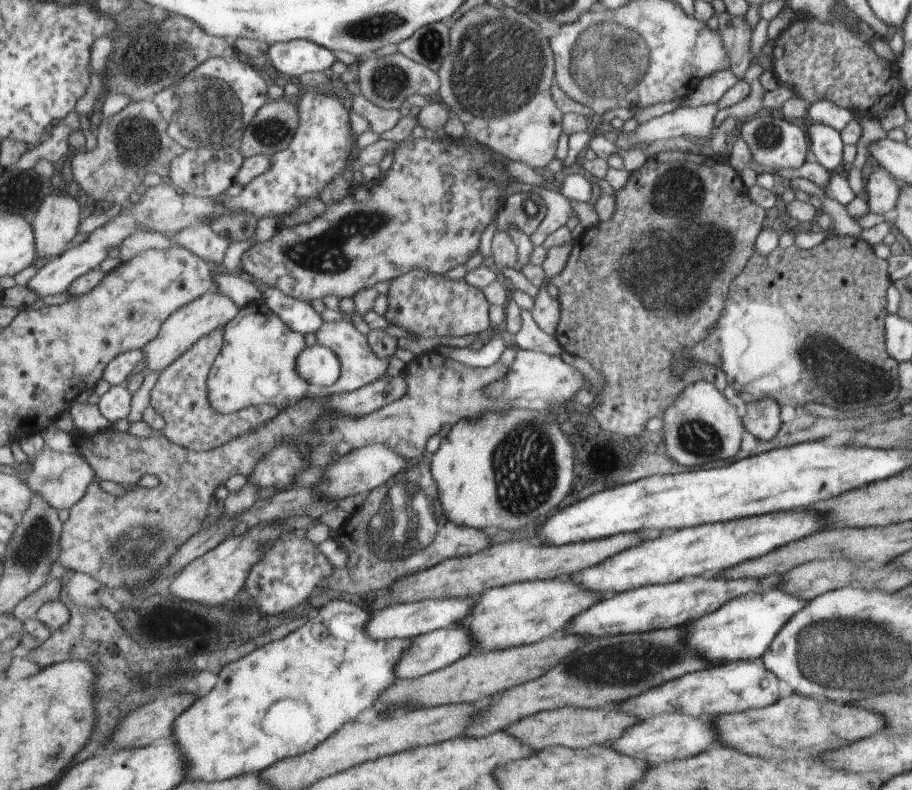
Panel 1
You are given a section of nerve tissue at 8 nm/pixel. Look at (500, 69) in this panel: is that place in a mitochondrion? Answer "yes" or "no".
yes

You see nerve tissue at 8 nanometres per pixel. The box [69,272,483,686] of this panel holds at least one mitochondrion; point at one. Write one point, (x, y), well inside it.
(135, 547)

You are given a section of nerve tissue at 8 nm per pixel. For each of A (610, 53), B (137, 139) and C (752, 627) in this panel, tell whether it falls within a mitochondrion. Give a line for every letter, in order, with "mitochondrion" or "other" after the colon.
A: mitochondrion
B: mitochondrion
C: other

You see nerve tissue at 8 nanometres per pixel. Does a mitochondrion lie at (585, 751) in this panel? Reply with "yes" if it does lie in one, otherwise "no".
no

